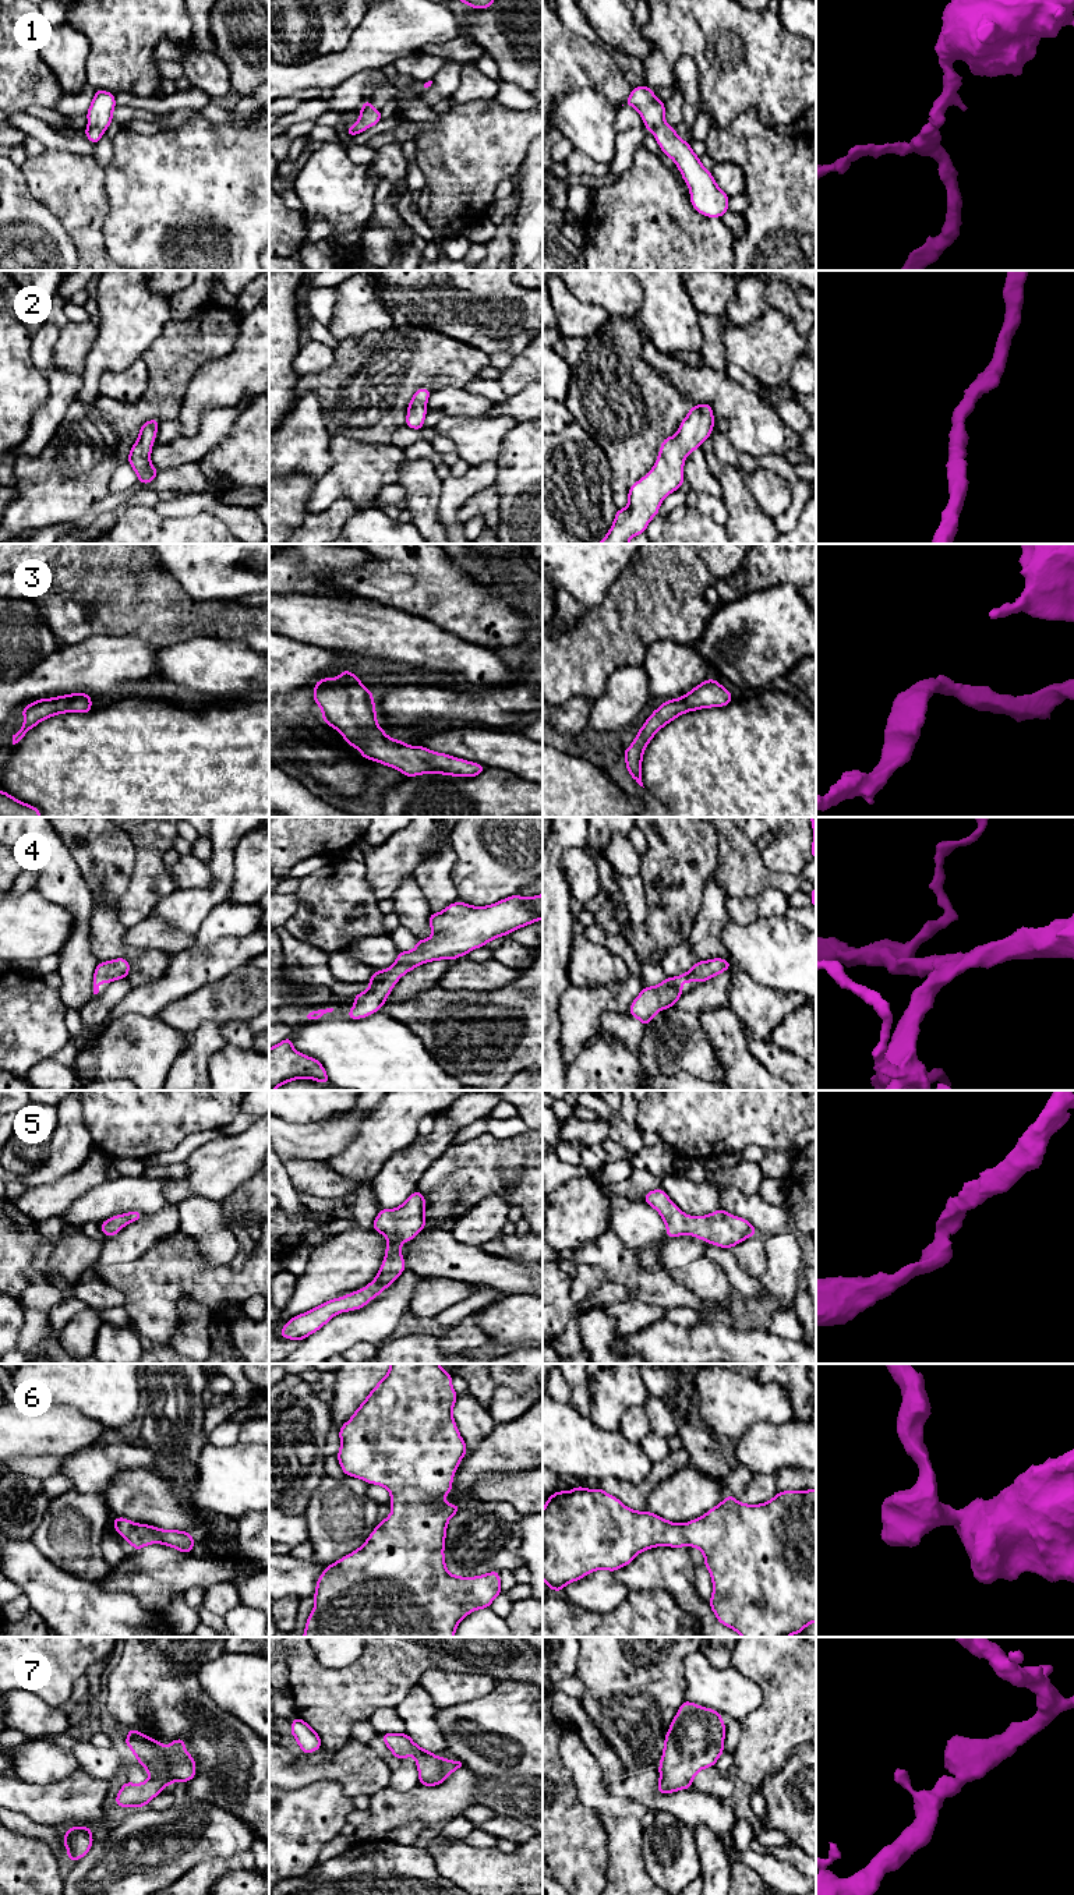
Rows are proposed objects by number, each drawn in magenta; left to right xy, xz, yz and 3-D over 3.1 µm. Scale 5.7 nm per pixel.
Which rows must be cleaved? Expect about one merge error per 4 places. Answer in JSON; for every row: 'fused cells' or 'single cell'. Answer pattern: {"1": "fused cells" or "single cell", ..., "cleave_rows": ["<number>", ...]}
{"1": "single cell", "2": "single cell", "3": "single cell", "4": "single cell", "5": "single cell", "6": "single cell", "7": "single cell", "cleave_rows": []}

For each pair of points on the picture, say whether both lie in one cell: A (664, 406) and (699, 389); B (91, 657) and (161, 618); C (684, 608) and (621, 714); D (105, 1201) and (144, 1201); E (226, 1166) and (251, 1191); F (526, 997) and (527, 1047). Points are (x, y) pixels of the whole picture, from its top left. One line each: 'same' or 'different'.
A: different
B: different
C: different
D: same
E: different
F: same

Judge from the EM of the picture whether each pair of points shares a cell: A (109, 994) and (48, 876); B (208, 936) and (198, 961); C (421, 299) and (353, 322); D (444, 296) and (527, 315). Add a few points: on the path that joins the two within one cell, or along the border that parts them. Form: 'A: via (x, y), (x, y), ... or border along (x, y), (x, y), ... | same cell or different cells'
A: border along (94, 994), (80, 1010) | different cells
B: border along (235, 936), (226, 936), (207, 946), (194, 944) | different cells
C: border along (394, 311), (391, 324) | different cells
D: via (465, 308), (484, 308), (494, 315), (507, 315) | same cell

